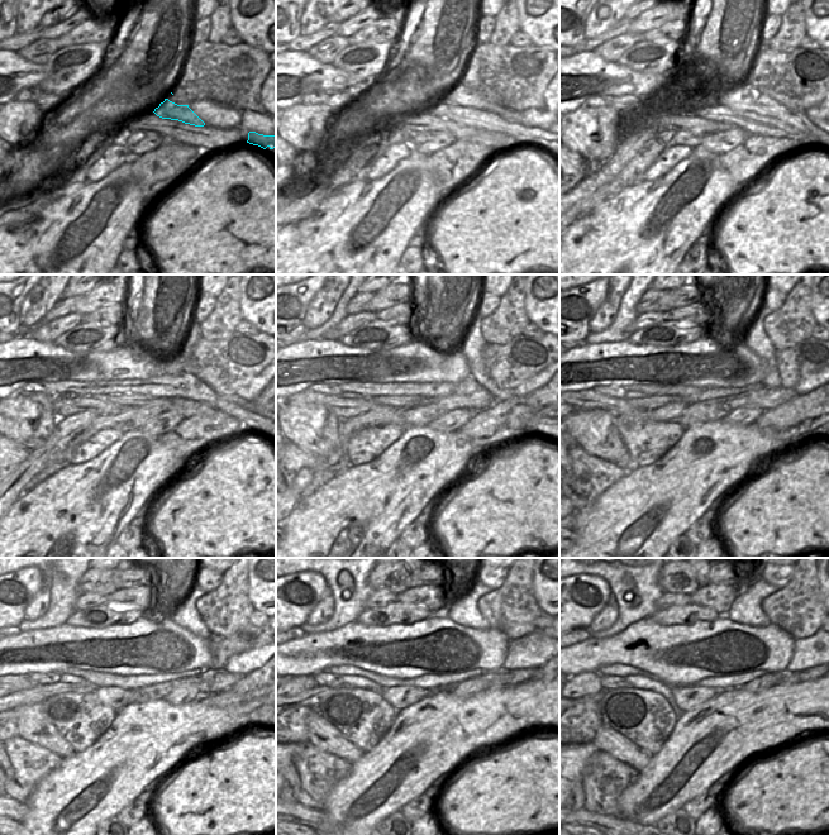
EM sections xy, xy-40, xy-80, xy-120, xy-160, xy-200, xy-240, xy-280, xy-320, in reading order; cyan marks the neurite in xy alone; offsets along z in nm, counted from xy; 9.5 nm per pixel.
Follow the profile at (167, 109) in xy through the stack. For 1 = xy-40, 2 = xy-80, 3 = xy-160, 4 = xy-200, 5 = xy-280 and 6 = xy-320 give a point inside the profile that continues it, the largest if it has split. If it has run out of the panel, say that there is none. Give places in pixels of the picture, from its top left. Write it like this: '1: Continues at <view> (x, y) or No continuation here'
1: Continues at xy-40 (461, 105)
2: Continues at xy-80 (746, 106)
3: Continues at xy-160 (396, 394)
4: Continues at xy-200 (657, 395)
5: Continues at xy-280 (313, 697)
6: Continues at xy-320 (596, 697).

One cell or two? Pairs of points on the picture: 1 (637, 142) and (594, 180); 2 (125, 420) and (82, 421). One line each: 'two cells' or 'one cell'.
1: one cell
2: two cells

